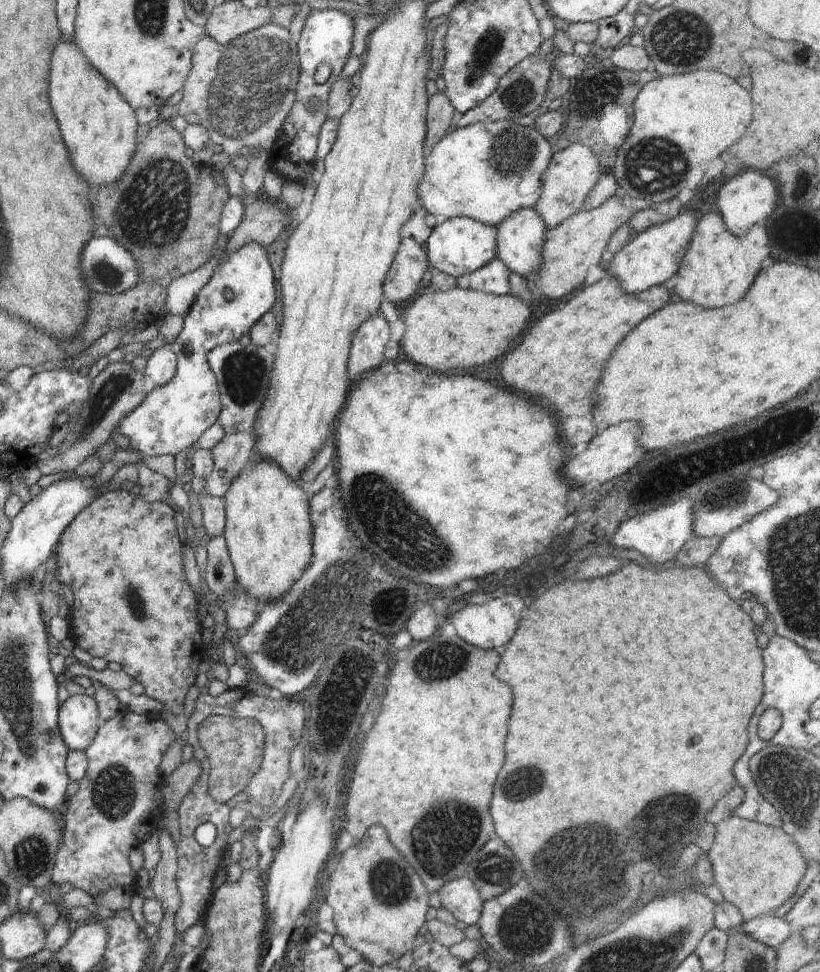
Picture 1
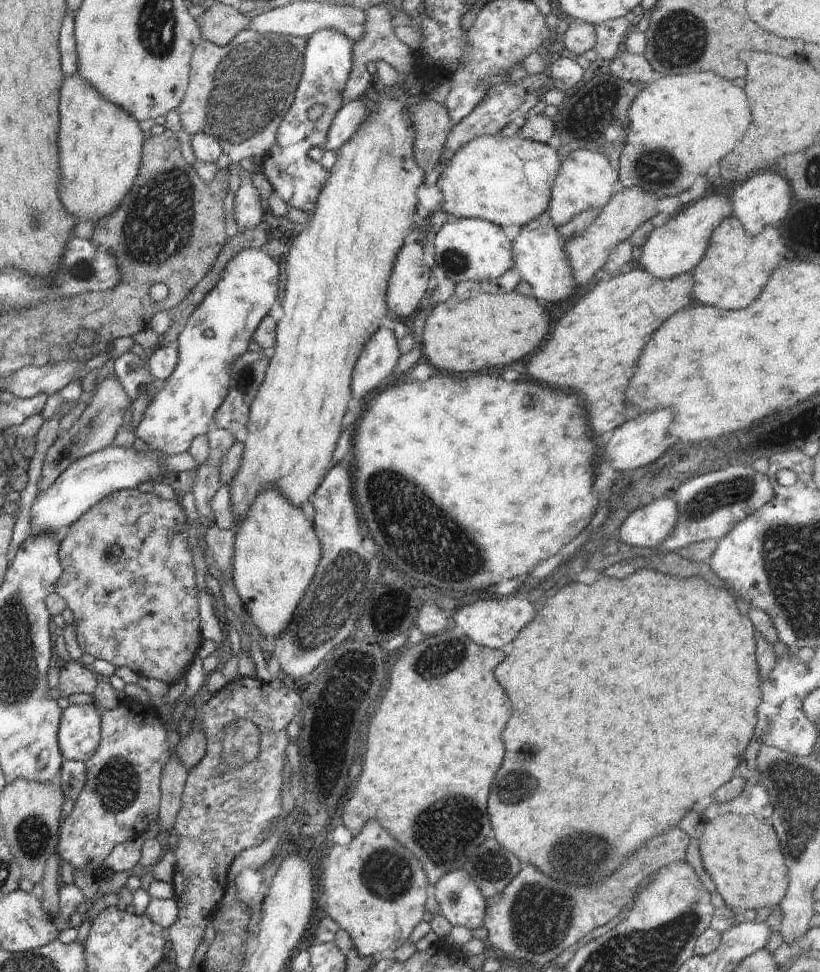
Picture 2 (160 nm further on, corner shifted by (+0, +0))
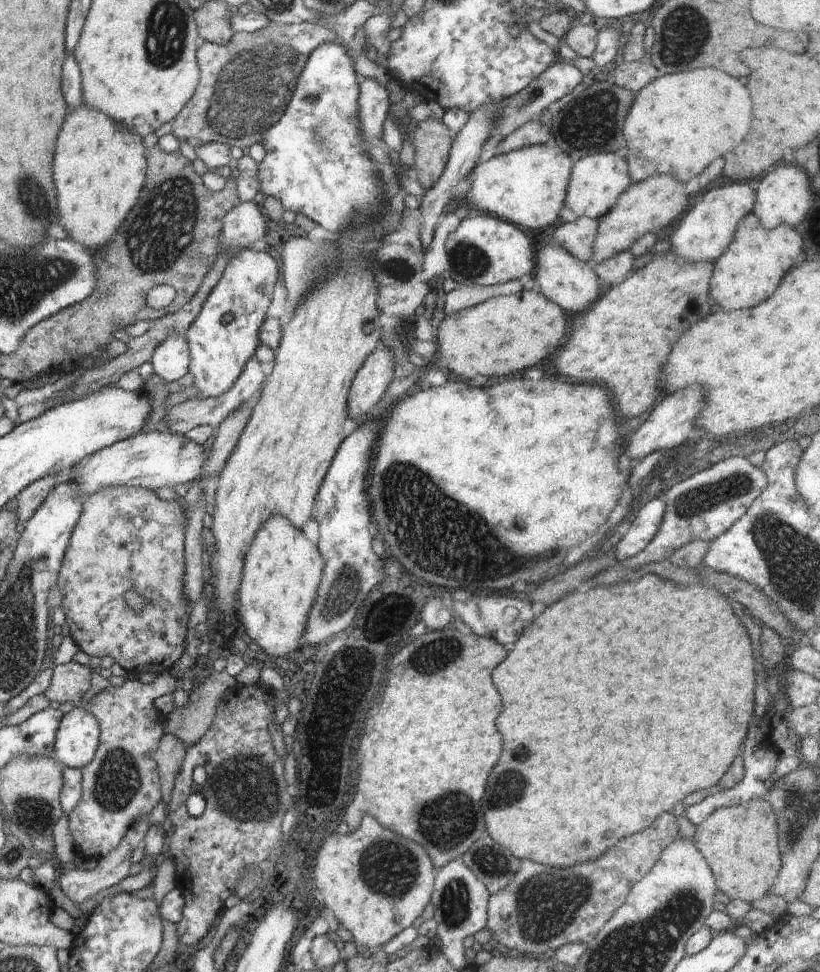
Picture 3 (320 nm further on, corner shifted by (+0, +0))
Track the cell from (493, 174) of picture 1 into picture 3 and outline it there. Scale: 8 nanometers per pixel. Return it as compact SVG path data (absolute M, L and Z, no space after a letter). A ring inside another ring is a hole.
M532 145L503 155L495 155L487 162L479 164L472 171L474 182L469 192L463 192L464 198L472 207L484 210L486 214L514 223L524 230L538 230L552 226L560 220L560 211L565 206L566 193L571 179L572 162L570 157L558 147Z

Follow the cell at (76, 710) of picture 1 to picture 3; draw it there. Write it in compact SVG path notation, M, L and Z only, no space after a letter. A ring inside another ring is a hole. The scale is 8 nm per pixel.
M74 707L61 718L51 756L67 767L81 769L94 758L100 735L97 718Z

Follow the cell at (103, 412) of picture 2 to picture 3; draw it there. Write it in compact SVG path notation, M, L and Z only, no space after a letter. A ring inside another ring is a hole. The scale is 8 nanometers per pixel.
M69 470L60 471L58 474L45 476L21 490L17 496L18 504L15 509L17 520L26 522L50 494L53 486L65 481L69 476Z

